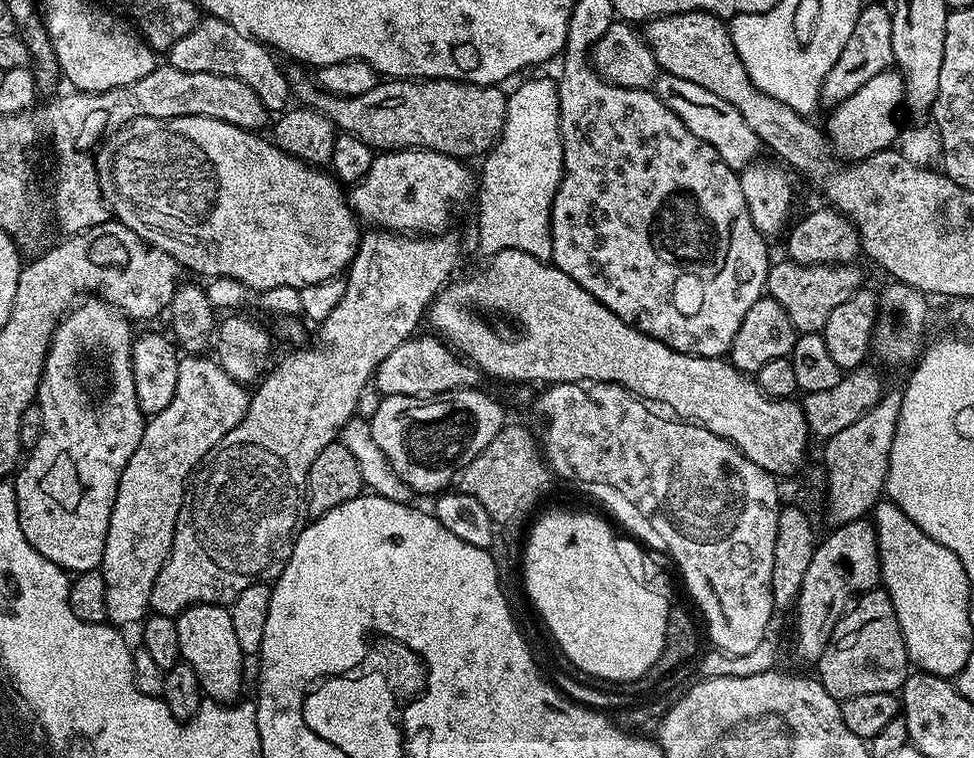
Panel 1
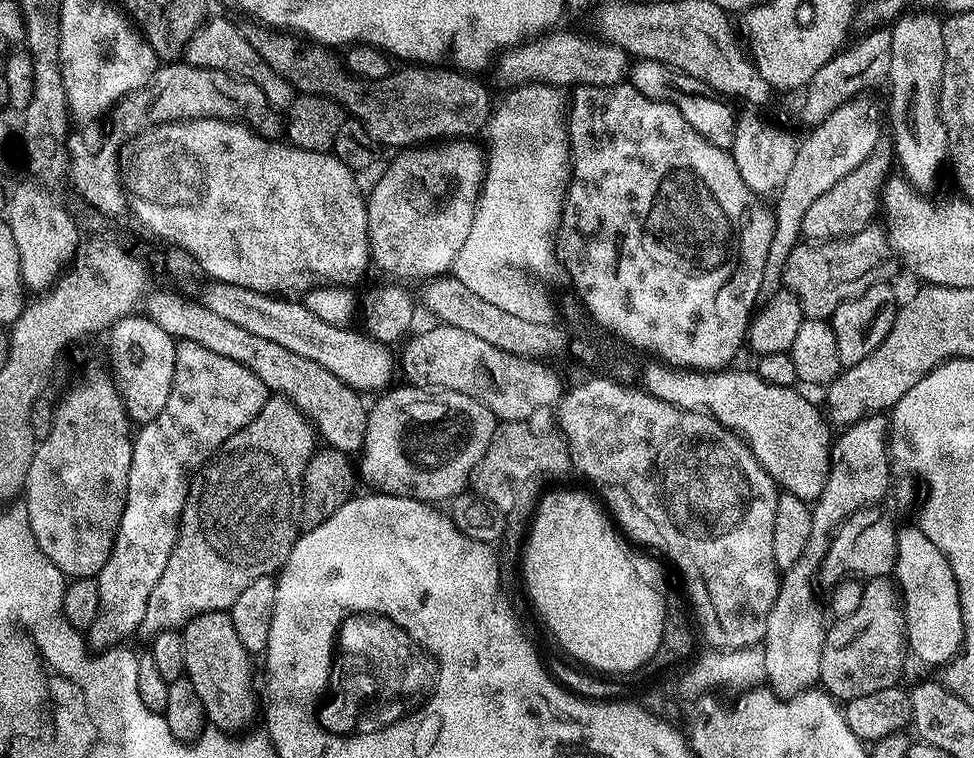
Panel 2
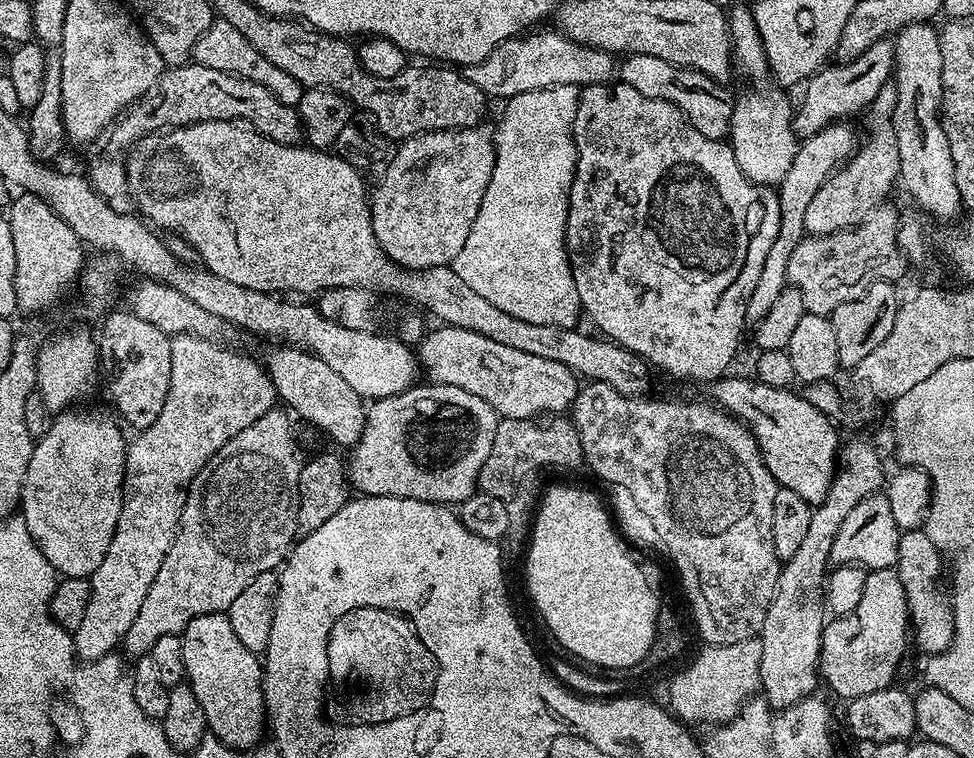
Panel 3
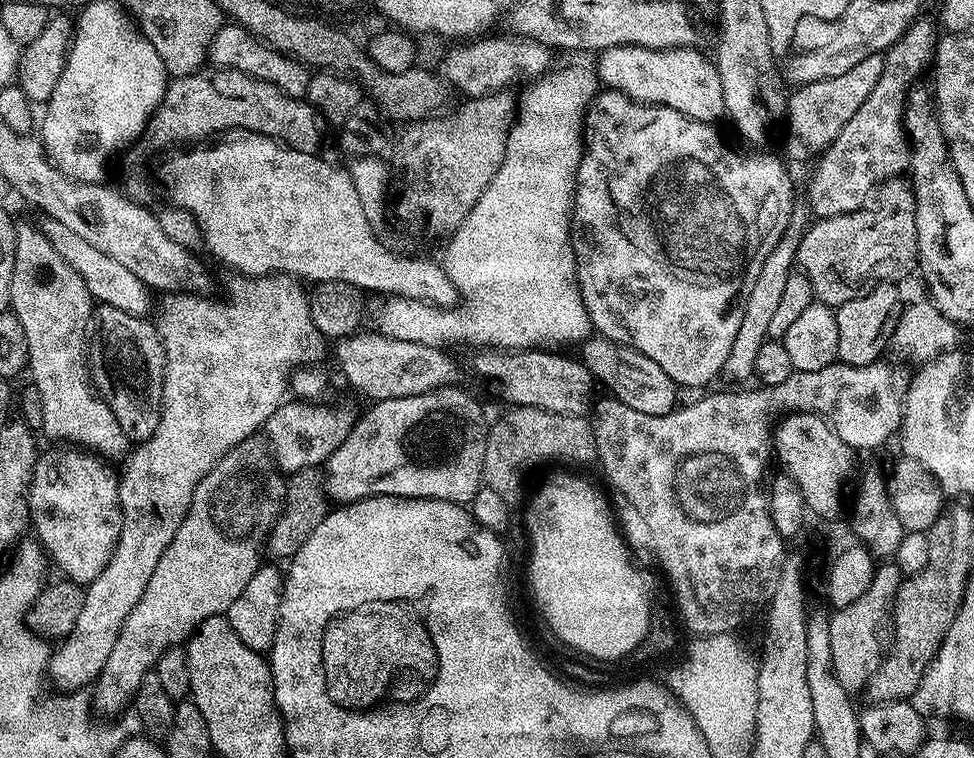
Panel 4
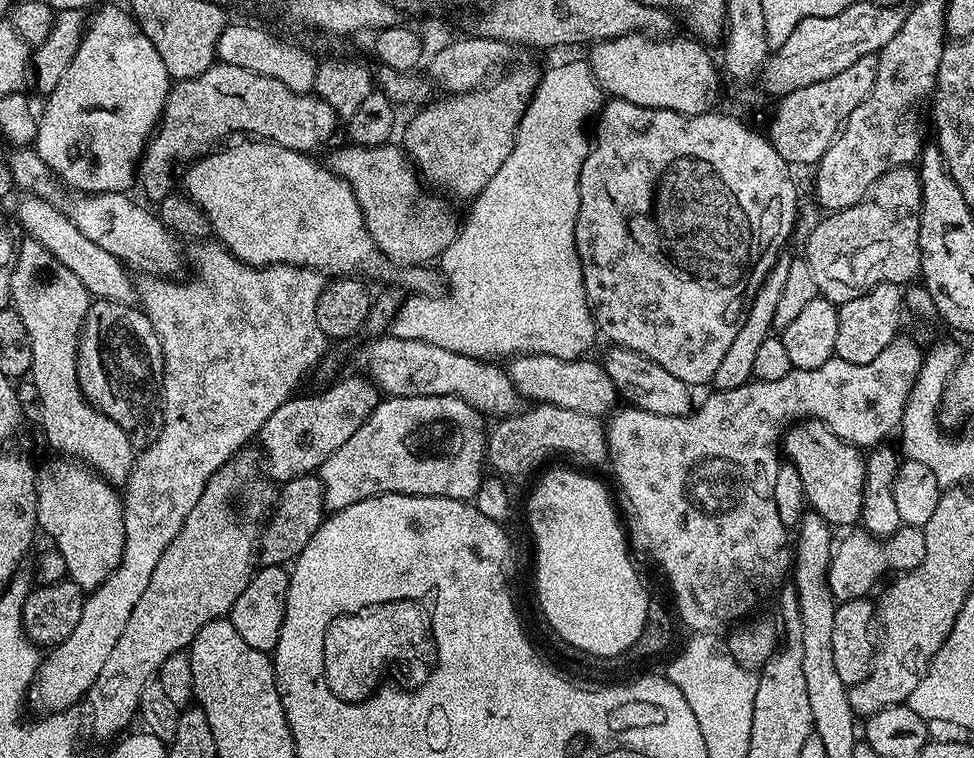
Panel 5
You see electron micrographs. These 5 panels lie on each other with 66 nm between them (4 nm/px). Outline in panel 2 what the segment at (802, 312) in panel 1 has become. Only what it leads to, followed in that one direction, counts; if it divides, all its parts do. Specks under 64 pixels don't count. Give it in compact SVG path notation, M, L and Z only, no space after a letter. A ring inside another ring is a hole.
M869 226L863 228L858 234L847 237L843 242L829 240L797 244L794 250L790 250L790 258L786 258L782 284L787 291L796 296L807 319L828 320L842 302L861 296L870 286L891 281L896 268L898 269L898 261L892 247L888 244L885 233L879 227Z

